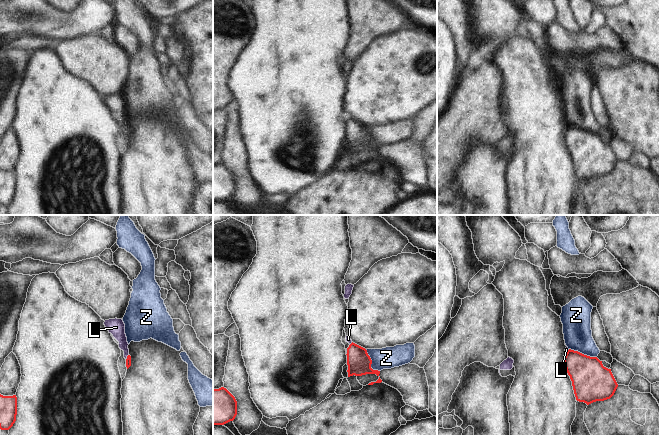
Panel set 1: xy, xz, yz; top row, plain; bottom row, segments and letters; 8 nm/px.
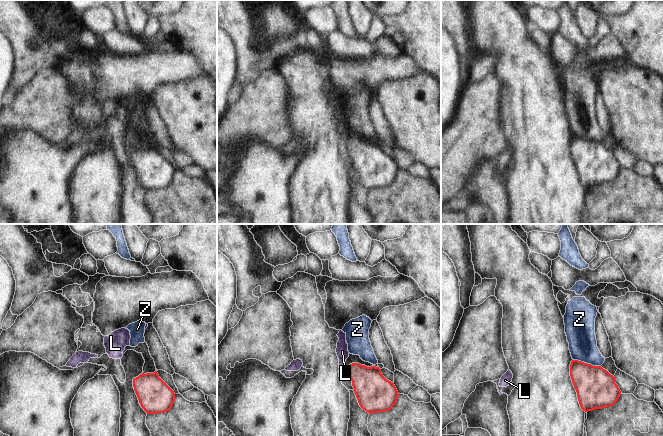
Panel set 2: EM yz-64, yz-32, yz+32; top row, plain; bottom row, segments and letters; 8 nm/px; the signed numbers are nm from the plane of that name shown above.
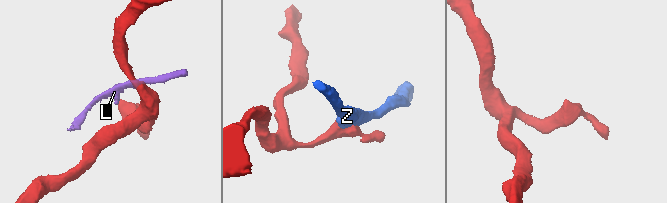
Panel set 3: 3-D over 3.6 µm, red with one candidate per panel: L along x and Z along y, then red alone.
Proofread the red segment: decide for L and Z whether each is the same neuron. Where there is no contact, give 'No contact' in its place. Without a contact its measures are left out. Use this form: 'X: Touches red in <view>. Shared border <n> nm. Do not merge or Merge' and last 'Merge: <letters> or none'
L: Touches red in yz. Shared border 80 nm. Do not merge
Z: Touches red in yz. Shared border 240 nm. Do not merge
Merge: none

